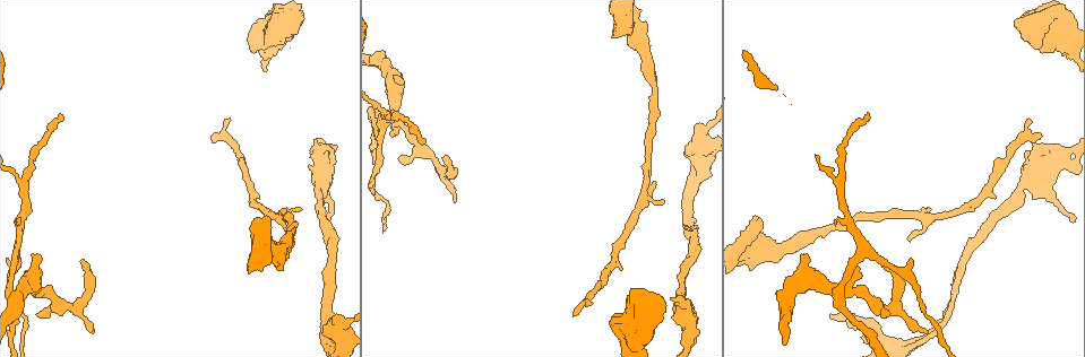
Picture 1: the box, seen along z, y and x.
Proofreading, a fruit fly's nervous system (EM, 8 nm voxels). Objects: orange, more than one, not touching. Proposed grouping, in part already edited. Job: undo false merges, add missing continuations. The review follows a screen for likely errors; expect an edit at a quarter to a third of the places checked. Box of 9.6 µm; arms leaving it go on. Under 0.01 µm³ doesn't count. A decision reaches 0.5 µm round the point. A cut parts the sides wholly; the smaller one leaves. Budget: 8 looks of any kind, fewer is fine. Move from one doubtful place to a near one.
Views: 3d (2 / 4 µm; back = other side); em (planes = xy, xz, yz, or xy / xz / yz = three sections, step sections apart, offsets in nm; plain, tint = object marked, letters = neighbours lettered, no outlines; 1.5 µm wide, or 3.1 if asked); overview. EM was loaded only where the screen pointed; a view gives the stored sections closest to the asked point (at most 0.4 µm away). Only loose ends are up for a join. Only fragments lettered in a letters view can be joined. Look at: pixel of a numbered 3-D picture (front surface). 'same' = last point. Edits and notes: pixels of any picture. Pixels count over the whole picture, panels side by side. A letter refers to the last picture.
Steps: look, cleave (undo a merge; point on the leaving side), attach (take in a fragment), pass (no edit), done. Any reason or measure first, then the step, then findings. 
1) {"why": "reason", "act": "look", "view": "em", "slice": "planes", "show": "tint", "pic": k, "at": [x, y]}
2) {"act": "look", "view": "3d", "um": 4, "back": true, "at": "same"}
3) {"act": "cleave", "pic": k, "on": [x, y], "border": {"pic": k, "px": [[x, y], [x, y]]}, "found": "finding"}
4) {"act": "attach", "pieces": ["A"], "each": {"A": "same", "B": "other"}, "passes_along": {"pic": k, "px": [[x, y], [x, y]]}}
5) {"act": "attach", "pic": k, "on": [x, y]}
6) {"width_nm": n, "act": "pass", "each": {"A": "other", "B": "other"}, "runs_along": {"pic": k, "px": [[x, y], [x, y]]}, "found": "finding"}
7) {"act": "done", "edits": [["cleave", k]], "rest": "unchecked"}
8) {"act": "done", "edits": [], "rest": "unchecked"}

{"act": "look", "view": "em", "slice": "xy", "step": 4, "show": "letters", "pic": 1, "at": [60, 116]}

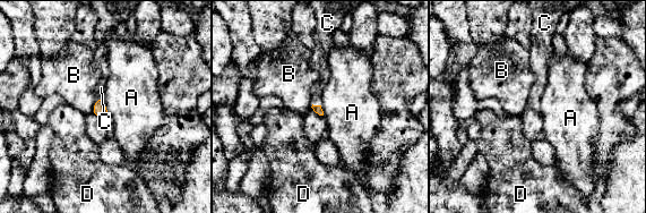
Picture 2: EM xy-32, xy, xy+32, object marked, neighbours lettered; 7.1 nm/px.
{"longest_contact_nm": ["A", 200], "act": "attach", "pieces": ["C"], "each": {"A": "other", "B": "other", "C": "same", "D": "other"}, "passes_along": {"pic": 2, "px": [[317, 109], [317, 105], [324, 71]]}, "found": "the neuron continues"}

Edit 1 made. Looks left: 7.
{"why": "arms part here", "act": "look", "view": "em", "slice": "planes", "show": "letters", "pic": 1, "at": [17, 244]}

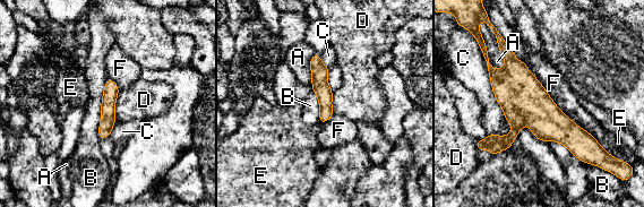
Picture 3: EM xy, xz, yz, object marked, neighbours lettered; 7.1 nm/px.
{"width_nm": 110, "act": "pass", "each": {"A": "other", "B": "other", "C": "other", "D": "other", "E": "other", "F": "other"}, "border": {"pic": 3, "px": [[479, 19], [489, 62], [500, 70]]}, "found": "continuous, no second neuron"}

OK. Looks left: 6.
{"why": "branch stops here", "act": "look", "view": "3d", "um": 4, "pic": 1, "at": [1029, 41]}

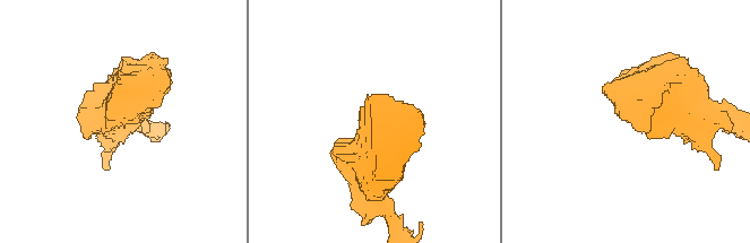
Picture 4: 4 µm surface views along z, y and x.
{"act": "look", "view": "em", "slice": "planes", "show": "letters", "pic": 4, "at": [106, 120]}

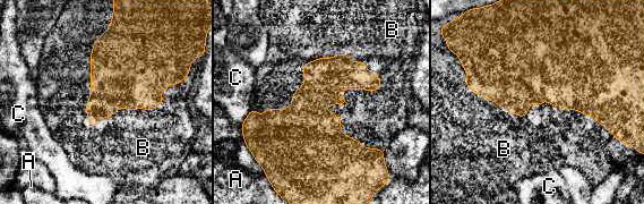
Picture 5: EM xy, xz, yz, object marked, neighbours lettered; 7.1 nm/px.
{"longest_contact_nm": ["A", 340], "act": "attach", "pieces": ["B"], "each": {"A": "other", "B": "same", "C": "other"}, "found": "the neuron continues"}

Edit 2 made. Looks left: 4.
{"act": "done", "edits": [["attach", 2], ["attach", 5]], "rest": "unchecked"}

